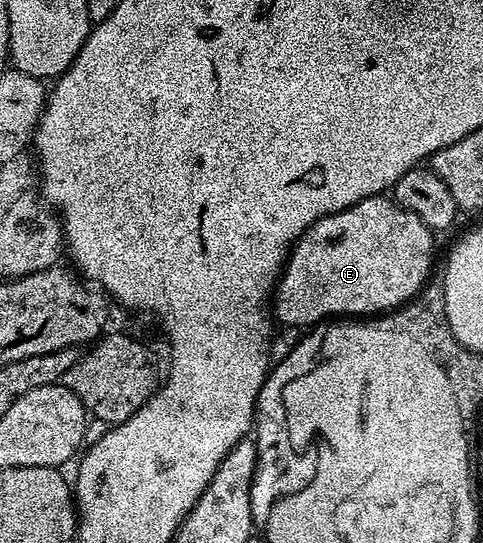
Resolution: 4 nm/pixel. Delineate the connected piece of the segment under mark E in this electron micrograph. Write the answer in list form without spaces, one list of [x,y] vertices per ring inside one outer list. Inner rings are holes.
[[[387,195],[371,196],[338,214],[330,214],[318,222],[314,222],[303,234],[292,248],[291,254],[284,266],[284,271],[280,273],[280,279],[274,289],[274,316],[277,321],[289,324],[292,328],[300,328],[303,324],[316,324],[319,320],[324,320],[327,316],[336,316],[332,318],[368,318],[373,314],[383,314],[389,310],[395,310],[402,304],[407,304],[412,297],[420,293],[421,288],[429,283],[428,271],[432,268],[432,239],[434,233],[432,229],[427,228],[418,218],[418,214],[410,214],[395,199]]]

